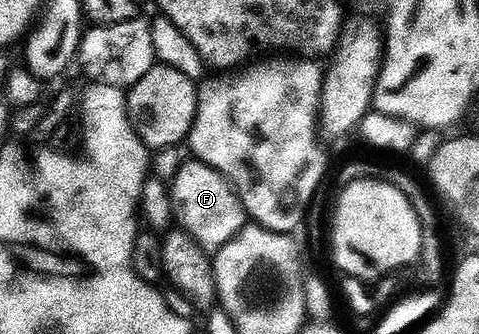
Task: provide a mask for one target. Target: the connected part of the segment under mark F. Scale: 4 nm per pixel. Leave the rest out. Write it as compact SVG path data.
M198 160L184 161L174 182L169 186L174 217L186 234L208 252L218 252L225 244L239 237L248 225L247 211L227 178L212 166Z

